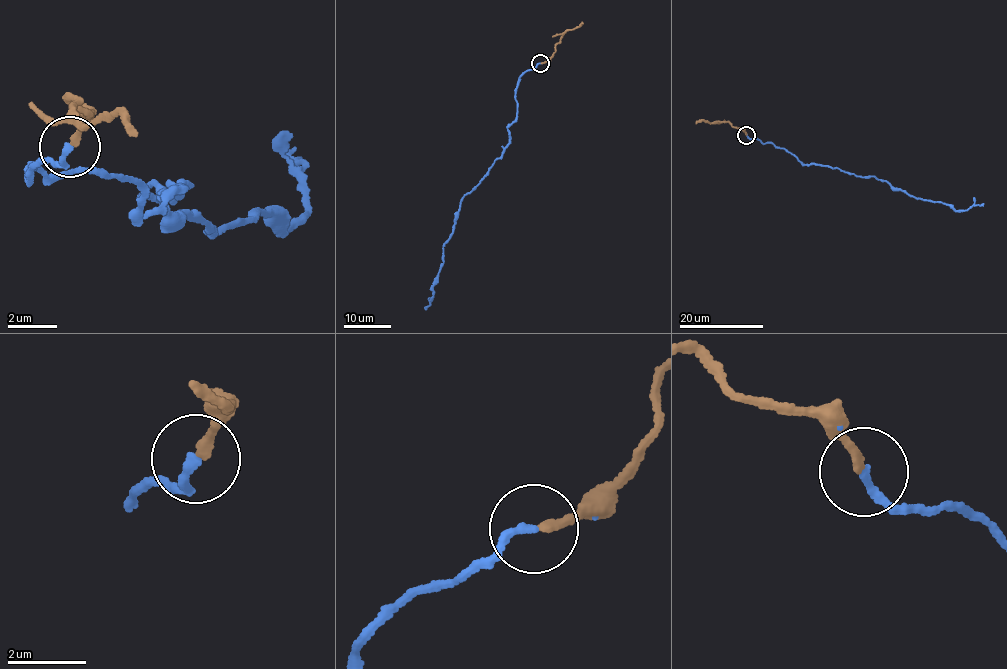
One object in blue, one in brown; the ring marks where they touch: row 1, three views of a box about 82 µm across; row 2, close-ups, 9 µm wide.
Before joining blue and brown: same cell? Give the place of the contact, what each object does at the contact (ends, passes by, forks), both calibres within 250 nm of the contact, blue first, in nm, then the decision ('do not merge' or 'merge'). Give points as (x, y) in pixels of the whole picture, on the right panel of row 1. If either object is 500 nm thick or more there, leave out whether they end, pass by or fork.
(746, 135) | blue ends | brown ends | 200/240 nm | merge

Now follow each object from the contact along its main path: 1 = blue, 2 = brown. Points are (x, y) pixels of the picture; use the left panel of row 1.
1: (70, 145), (30, 179), (126, 173), (136, 216), (187, 181), (142, 192), (212, 235), (308, 217), (287, 148)
2: (70, 145), (76, 128), (88, 112), (70, 105), (72, 98), (86, 125), (121, 114), (136, 134)

